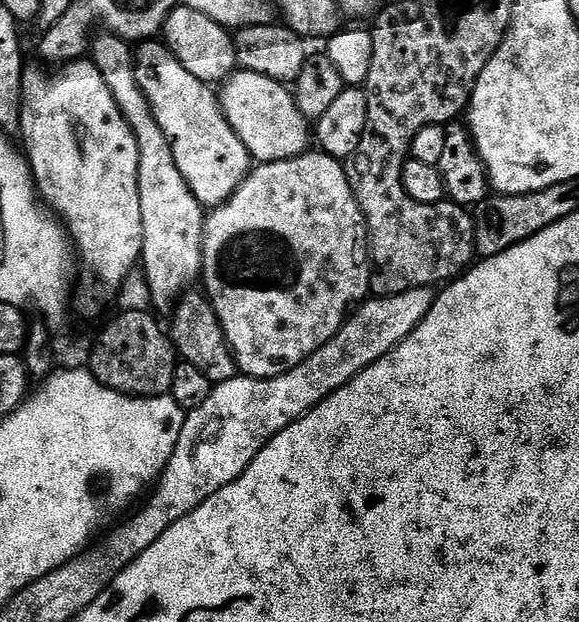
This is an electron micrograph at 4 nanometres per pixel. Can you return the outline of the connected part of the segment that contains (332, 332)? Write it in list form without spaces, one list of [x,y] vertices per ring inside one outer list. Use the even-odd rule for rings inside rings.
[[[309,150],[301,156],[269,164],[257,163],[238,186],[235,194],[226,203],[211,209],[204,217],[203,291],[226,334],[228,345],[236,359],[237,369],[243,375],[252,376],[256,380],[269,380],[286,374],[291,368],[297,368],[303,360],[313,356],[322,346],[326,346],[326,342],[333,340],[344,327],[353,309],[369,295],[373,275],[373,269],[370,267],[368,224],[364,221],[354,190],[350,186],[347,174],[344,173],[344,164],[319,150]]]

